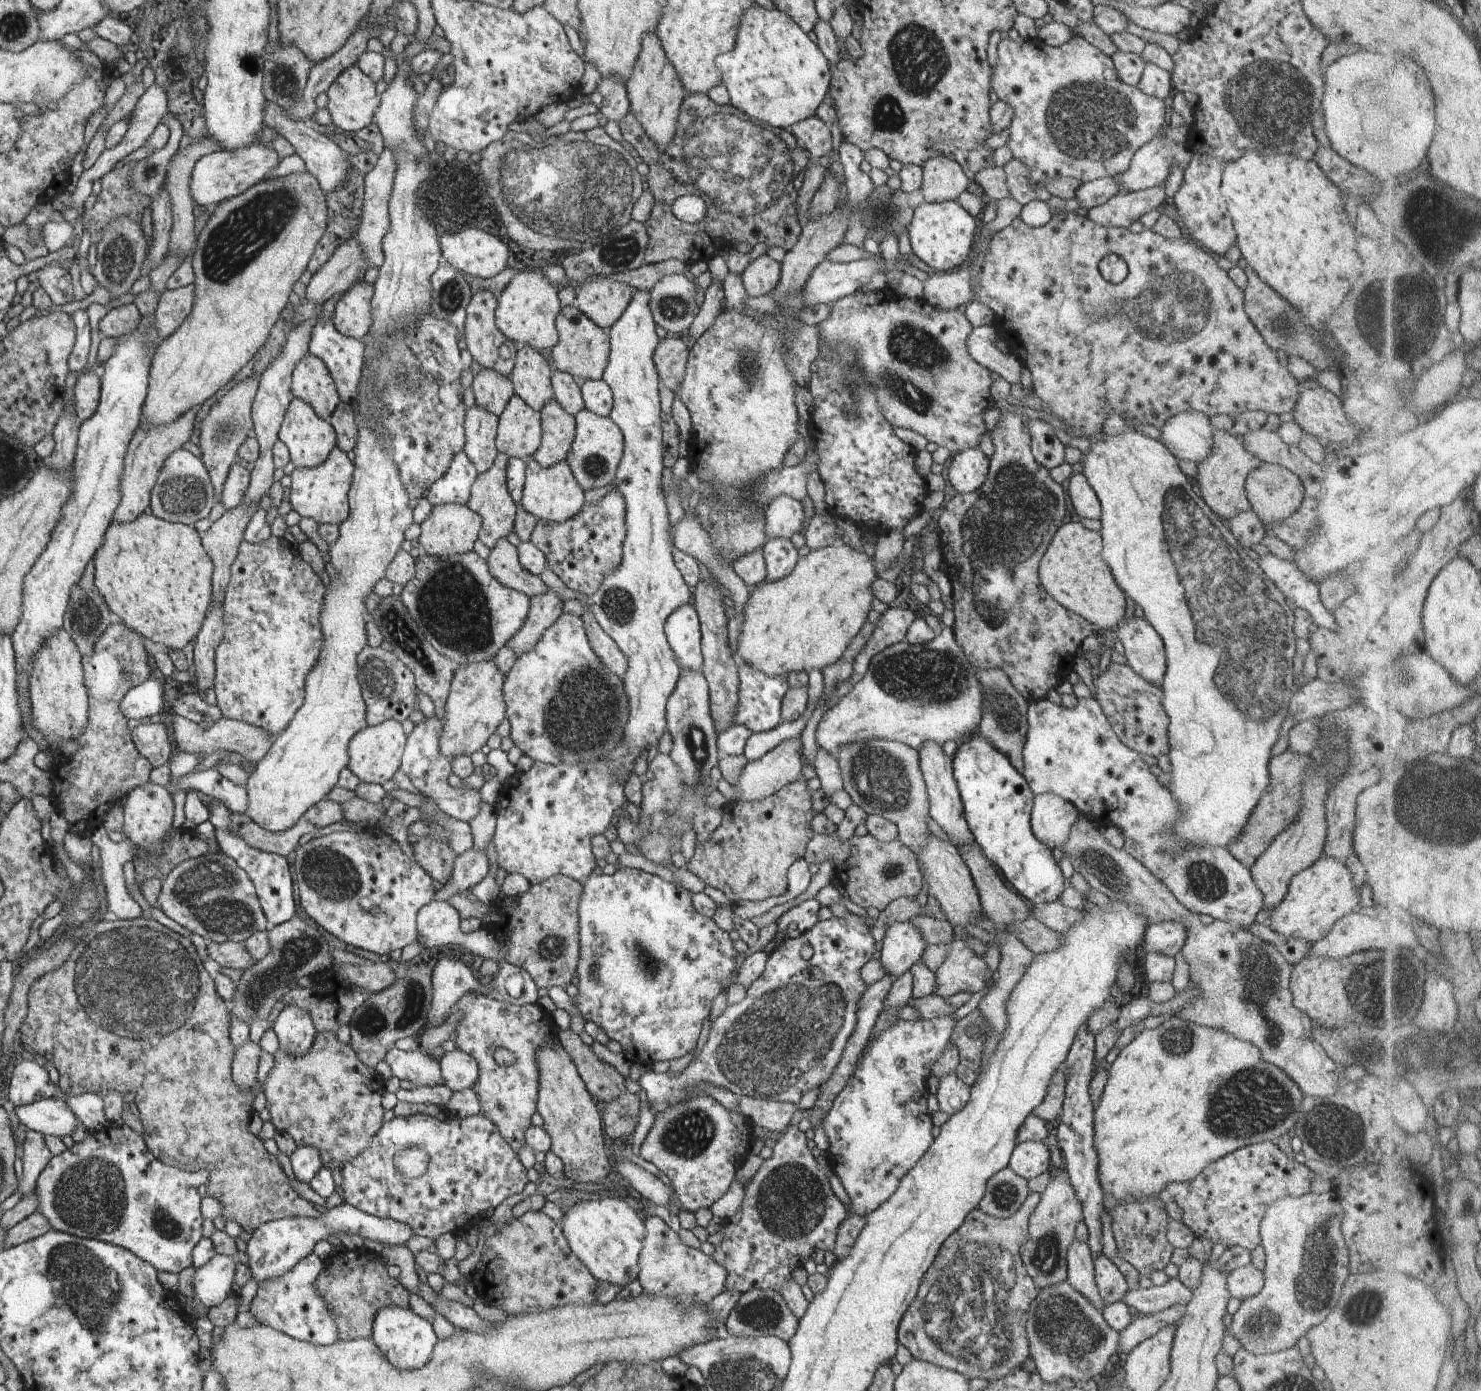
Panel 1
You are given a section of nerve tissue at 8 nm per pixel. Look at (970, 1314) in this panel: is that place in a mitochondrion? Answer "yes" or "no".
yes

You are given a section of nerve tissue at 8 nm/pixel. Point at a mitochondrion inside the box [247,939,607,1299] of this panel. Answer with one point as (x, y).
(375, 1019)

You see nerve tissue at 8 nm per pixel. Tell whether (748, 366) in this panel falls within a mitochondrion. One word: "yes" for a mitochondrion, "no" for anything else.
yes

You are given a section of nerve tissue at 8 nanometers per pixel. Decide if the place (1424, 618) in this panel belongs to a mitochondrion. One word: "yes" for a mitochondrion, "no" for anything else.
no

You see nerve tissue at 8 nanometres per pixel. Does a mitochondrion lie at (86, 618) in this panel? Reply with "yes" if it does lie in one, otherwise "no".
yes

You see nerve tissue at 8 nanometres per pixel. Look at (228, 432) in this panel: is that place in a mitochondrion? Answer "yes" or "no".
yes

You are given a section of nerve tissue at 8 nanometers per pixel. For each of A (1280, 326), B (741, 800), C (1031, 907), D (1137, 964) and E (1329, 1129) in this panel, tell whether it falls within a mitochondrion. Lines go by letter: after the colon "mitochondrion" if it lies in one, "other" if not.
A: mitochondrion
B: other
C: other
D: other
E: mitochondrion

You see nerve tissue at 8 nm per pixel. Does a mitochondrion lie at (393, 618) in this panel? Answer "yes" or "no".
yes

